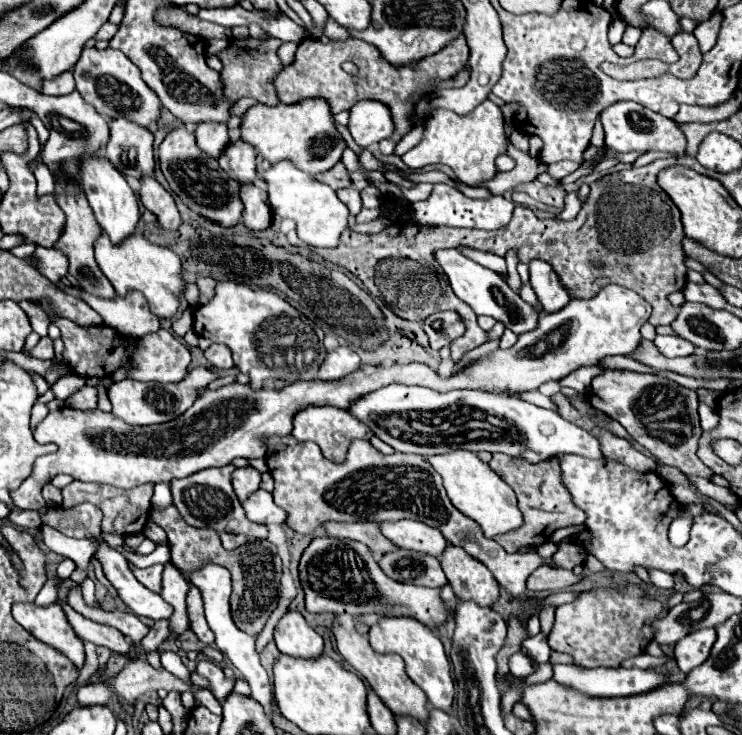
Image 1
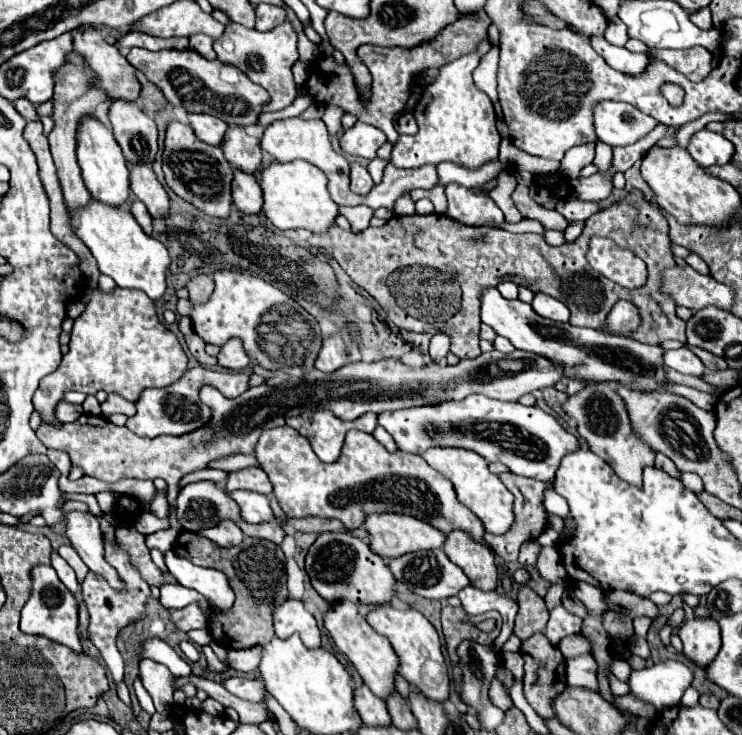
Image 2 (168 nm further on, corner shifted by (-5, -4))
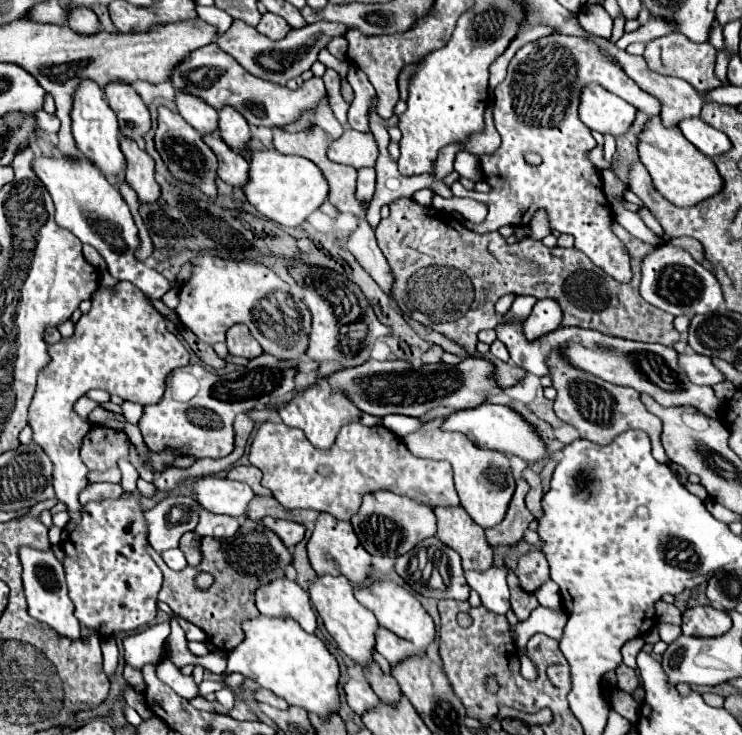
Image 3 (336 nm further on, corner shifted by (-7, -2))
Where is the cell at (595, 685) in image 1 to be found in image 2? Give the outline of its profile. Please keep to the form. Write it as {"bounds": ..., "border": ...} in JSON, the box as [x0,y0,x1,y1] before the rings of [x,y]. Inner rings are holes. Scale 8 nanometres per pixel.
{"bounds":[629,660,693,712],"border":[[[663,660],[637,670],[629,678],[631,694],[653,704],[659,712],[681,702],[683,692],[693,682],[693,670],[679,660]]]}

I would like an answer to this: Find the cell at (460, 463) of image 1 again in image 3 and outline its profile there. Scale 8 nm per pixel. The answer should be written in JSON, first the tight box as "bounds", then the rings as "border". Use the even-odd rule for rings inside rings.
{"bounds":[403,420,515,530],"border":[[[439,420],[429,422],[423,434],[409,434],[407,438],[403,438],[403,442],[409,448],[409,452],[417,458],[447,460],[453,466],[455,488],[461,498],[461,506],[481,528],[487,530],[503,522],[511,494],[515,490],[515,478],[509,466],[509,458],[505,454],[483,450],[475,446],[471,440],[467,440],[465,434],[439,430]]]}

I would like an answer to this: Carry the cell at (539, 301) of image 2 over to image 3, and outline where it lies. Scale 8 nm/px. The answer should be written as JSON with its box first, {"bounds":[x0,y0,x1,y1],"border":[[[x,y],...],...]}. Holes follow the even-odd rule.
{"bounds":[523,298,563,338],"border":[[[543,298],[543,300],[537,300],[537,304],[533,306],[533,312],[525,320],[523,330],[529,338],[539,338],[555,330],[561,324],[561,320],[563,320],[563,310],[559,302],[555,302],[553,298]]]}

